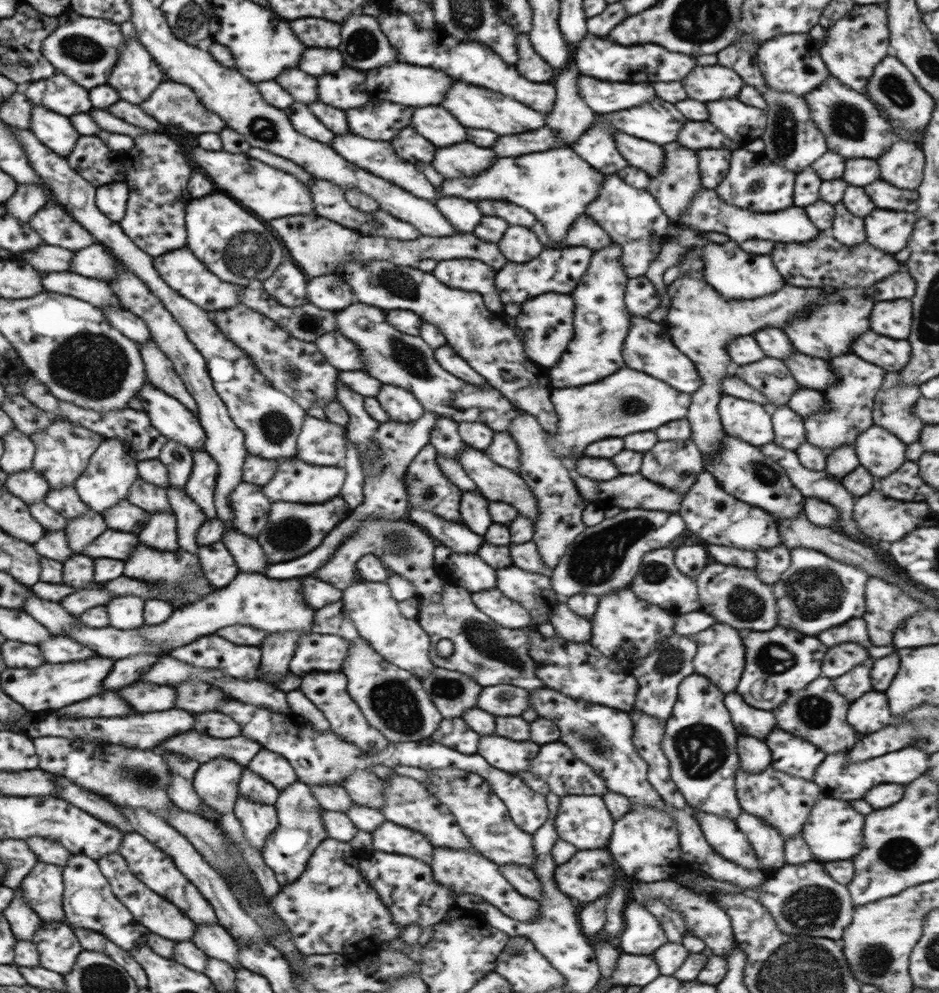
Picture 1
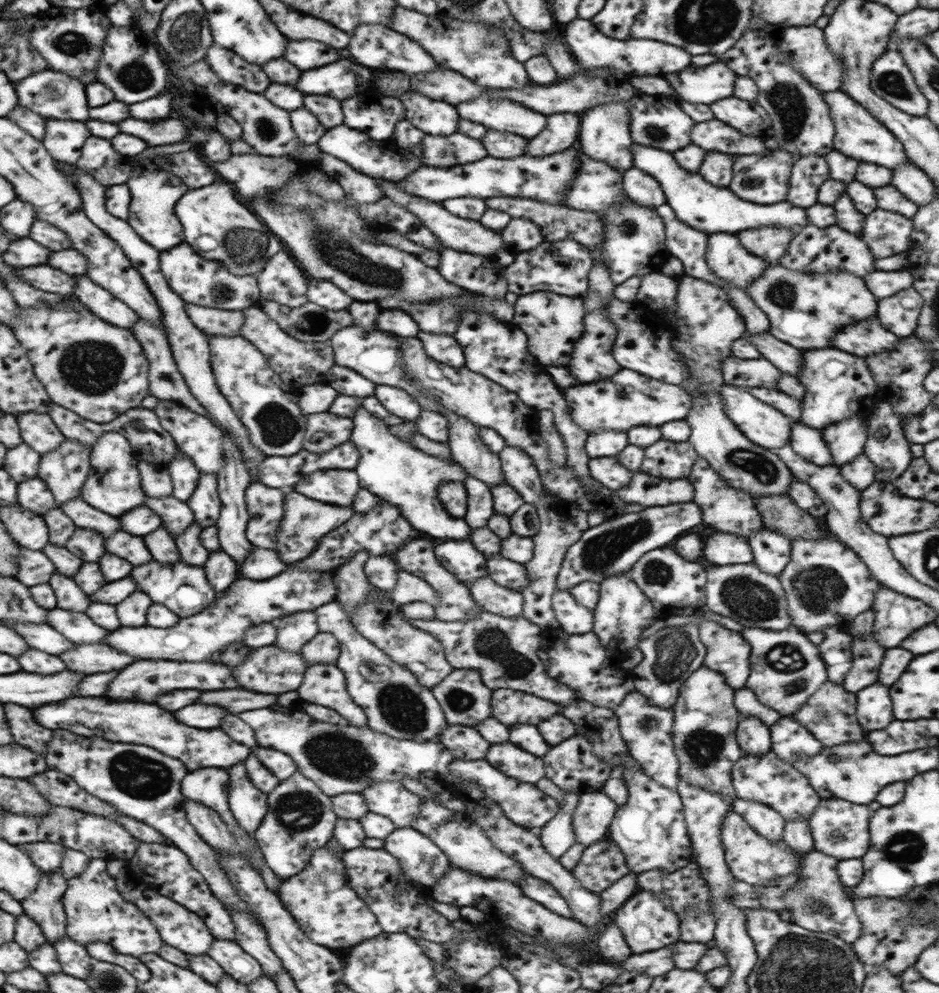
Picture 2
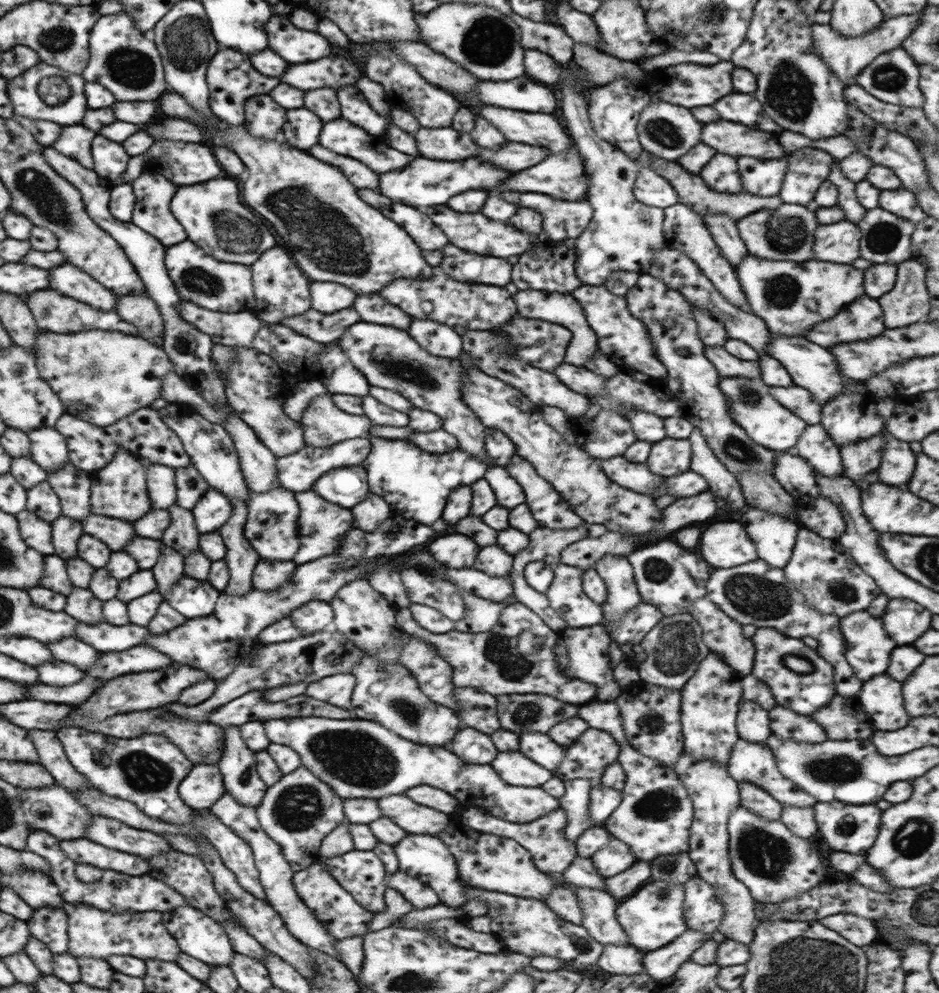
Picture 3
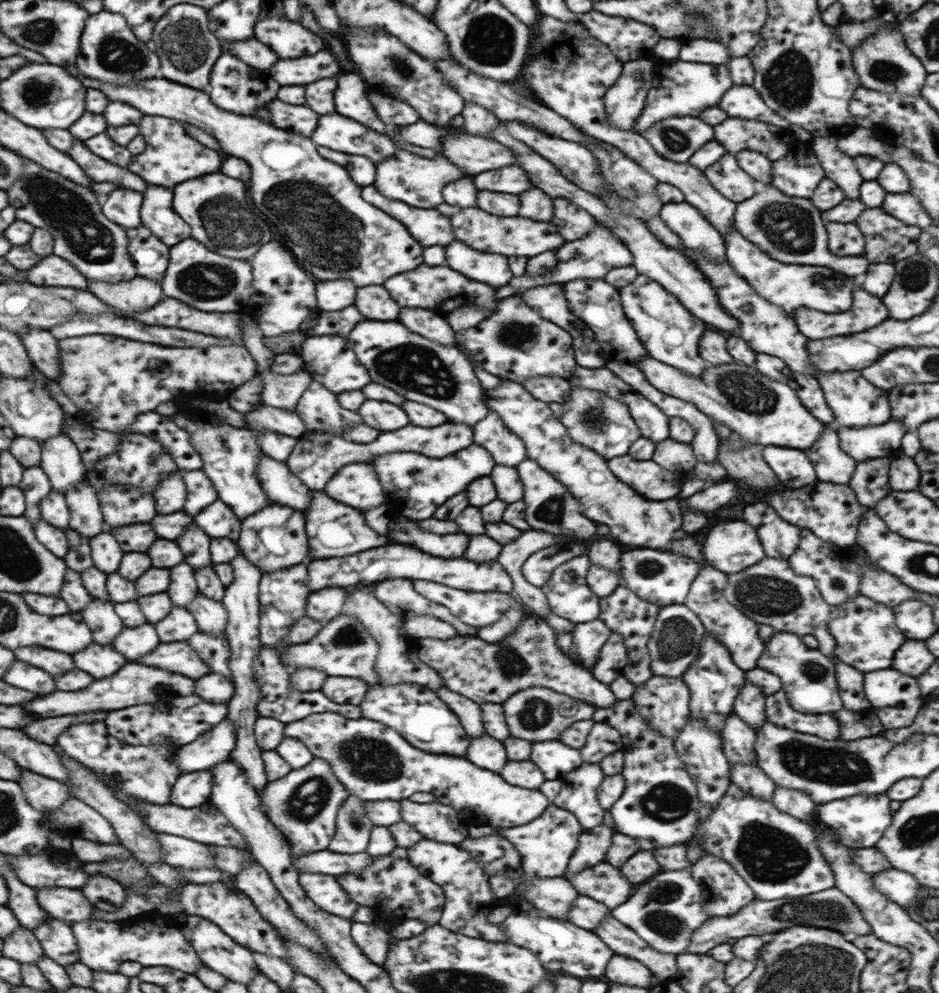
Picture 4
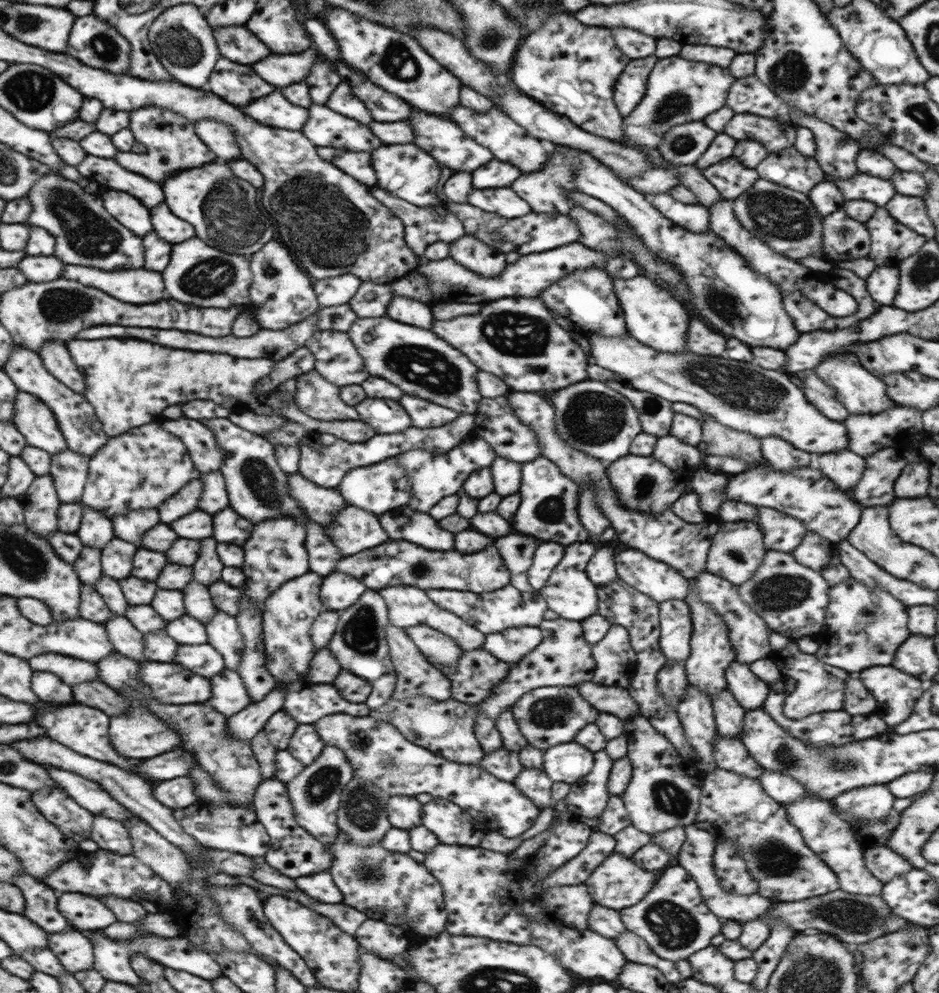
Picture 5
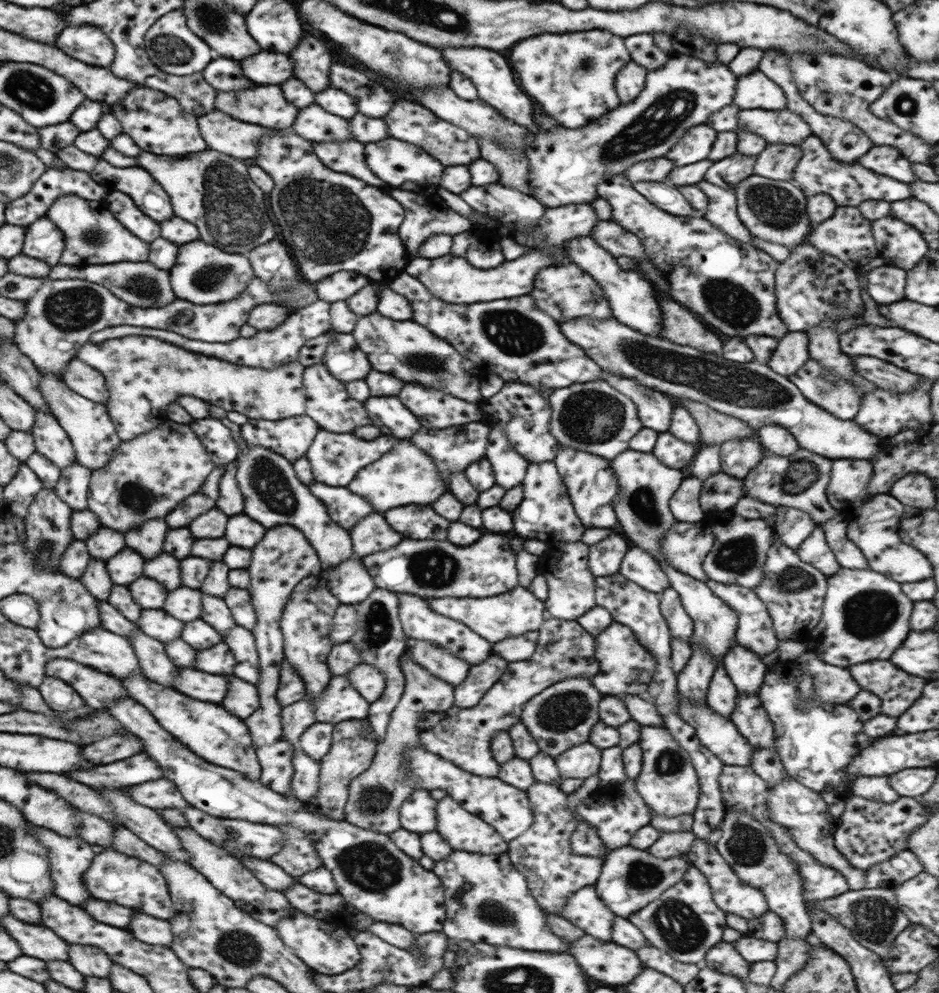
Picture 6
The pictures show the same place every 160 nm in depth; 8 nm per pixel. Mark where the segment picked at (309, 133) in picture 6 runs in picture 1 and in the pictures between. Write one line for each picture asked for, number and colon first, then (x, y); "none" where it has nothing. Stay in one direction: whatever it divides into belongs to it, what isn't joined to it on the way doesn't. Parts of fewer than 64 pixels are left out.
1: (378, 158)
2: (381, 160)
3: (340, 136)
4: (334, 131)
5: (325, 128)

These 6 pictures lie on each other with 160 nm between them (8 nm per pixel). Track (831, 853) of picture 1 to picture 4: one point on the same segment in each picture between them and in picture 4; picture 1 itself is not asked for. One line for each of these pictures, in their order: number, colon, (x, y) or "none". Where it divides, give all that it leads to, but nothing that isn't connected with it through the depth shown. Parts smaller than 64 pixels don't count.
2: (839, 829)
3: (845, 827)
4: (860, 821)

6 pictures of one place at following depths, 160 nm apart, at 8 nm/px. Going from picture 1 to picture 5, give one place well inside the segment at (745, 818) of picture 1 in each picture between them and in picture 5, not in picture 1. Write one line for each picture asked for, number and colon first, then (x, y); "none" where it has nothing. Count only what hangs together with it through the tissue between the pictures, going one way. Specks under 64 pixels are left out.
2: (768, 823)
3: (756, 799)
4: (750, 778)
5: (730, 754)

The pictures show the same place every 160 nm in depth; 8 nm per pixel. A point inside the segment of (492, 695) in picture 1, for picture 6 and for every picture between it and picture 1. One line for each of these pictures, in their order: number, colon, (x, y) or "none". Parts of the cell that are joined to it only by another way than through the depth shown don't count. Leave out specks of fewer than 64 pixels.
2: (510, 707)
3: (517, 712)
4: (537, 714)
5: (547, 716)
6: (561, 716)

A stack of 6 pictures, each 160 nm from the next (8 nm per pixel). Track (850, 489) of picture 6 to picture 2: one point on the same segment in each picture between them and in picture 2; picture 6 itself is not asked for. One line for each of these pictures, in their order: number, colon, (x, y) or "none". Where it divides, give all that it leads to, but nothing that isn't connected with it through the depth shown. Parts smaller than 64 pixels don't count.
2: (808, 442)
3: (815, 446)
4: (831, 464)
5: (844, 467)

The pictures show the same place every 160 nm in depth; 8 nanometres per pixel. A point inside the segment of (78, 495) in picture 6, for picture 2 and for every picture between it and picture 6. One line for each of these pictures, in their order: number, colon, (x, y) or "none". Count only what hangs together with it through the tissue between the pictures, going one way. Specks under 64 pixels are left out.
2: (38, 430)
3: (49, 449)
4: (60, 458)
5: (69, 470)

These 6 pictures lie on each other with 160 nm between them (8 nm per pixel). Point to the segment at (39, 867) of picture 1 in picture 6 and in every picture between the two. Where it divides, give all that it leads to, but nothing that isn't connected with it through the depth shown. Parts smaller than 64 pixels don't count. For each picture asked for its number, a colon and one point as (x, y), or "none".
2: (44, 904)
3: (48, 924)
4: (56, 937)
5: (74, 950)
6: (90, 961)

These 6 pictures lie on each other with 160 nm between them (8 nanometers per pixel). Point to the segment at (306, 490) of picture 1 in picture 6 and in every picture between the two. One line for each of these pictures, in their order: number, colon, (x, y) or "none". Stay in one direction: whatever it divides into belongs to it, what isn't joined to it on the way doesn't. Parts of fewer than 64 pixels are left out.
2: (338, 487)
3: (347, 486)
4: (356, 485)
5: (380, 487)
6: (405, 475)

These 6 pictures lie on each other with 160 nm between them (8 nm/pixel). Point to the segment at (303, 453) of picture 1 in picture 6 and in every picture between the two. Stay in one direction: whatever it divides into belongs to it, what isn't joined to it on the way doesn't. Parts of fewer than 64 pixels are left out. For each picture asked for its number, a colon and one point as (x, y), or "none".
2: (324, 431)
3: (324, 424)
4: (318, 407)
5: (316, 397)
6: (328, 402)

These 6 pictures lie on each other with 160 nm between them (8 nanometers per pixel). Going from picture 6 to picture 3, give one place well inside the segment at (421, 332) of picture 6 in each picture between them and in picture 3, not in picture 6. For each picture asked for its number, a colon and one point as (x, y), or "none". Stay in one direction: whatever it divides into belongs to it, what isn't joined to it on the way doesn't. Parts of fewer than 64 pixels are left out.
3: (389, 358)
4: (427, 372)
5: (389, 348)

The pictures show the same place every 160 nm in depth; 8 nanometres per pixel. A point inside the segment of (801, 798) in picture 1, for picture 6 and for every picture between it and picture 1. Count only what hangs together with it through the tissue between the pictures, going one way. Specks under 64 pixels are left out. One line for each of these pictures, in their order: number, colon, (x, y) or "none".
2: (767, 779)
3: (752, 762)
4: (739, 740)
5: (729, 715)
6: (722, 696)

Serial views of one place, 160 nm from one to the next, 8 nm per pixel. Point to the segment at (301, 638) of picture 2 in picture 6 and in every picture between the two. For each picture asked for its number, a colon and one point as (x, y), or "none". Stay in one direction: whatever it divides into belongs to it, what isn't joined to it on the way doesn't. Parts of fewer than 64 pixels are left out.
3: (312, 617)
4: (325, 604)
5: (339, 590)
6: (350, 582)

